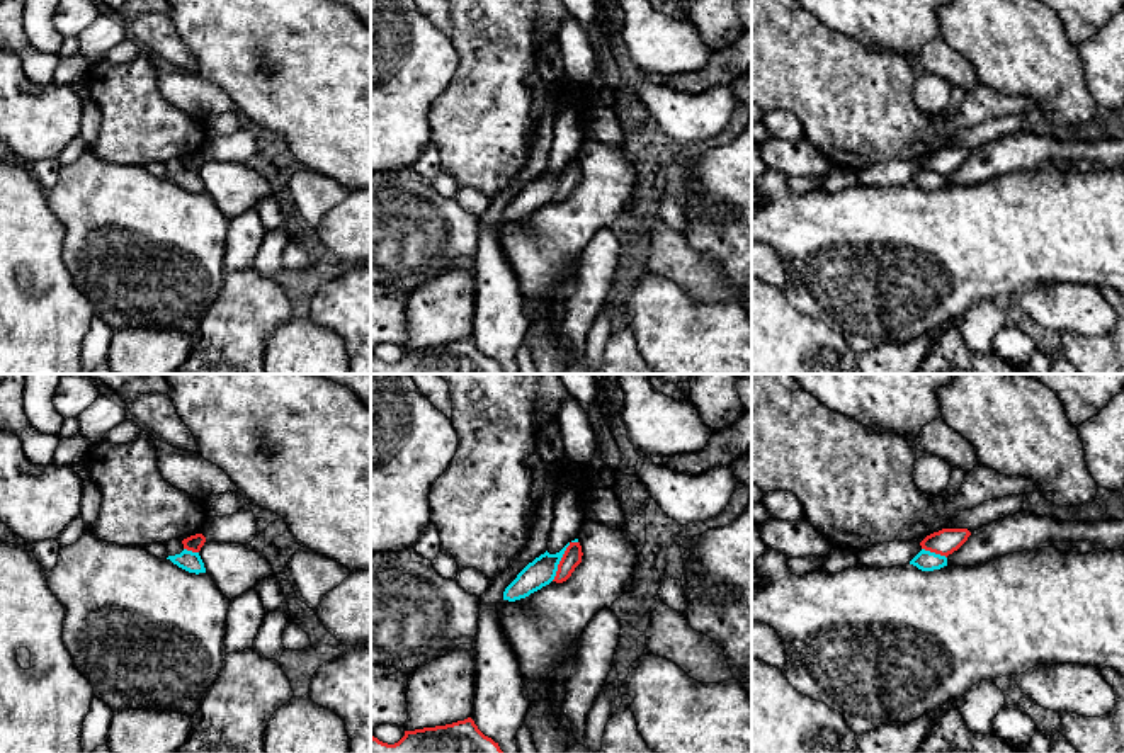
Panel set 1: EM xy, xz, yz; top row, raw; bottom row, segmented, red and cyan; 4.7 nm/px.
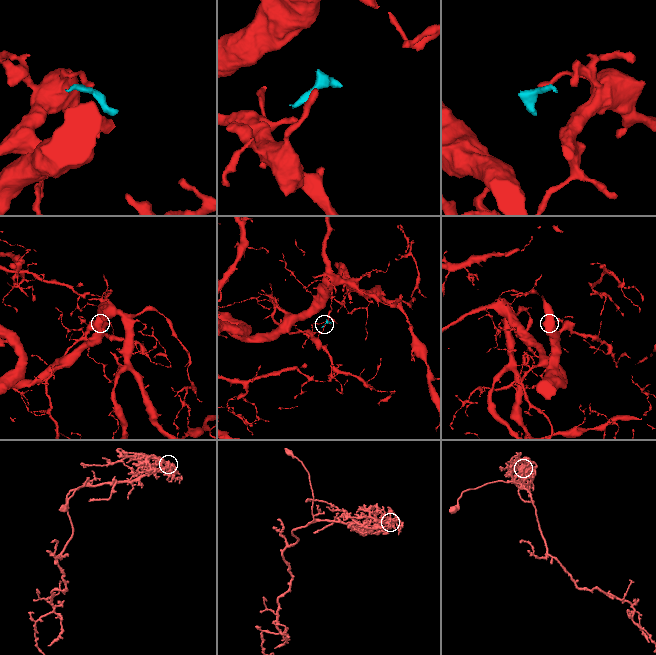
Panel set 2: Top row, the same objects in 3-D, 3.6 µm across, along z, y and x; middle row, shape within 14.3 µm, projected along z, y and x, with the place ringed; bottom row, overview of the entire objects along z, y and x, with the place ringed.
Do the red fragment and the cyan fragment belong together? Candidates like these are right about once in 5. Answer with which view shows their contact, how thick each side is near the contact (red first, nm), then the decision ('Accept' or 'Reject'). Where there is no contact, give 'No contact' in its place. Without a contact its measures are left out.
Touches red in xz. Thickness 90 nm (red) against 140 nm. Reject

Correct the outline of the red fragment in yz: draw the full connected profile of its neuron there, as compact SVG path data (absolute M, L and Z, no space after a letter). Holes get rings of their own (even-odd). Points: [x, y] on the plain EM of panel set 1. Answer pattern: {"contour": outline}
{"contour": "M942 148L939 151L934 151L927 155L920 165L925 170L940 173L940 175L949 175L954 170L957 170L971 155L968 148Z"}

